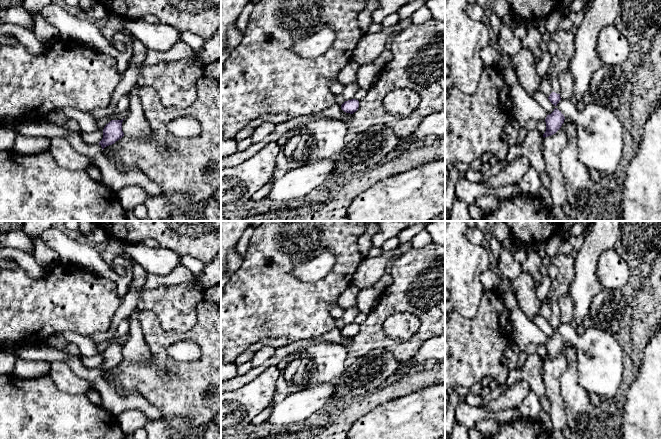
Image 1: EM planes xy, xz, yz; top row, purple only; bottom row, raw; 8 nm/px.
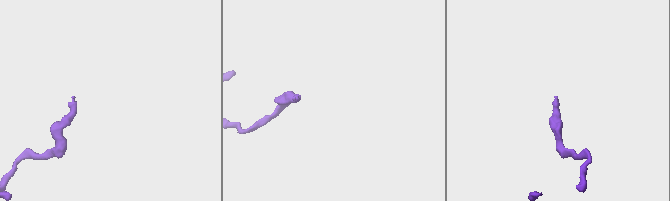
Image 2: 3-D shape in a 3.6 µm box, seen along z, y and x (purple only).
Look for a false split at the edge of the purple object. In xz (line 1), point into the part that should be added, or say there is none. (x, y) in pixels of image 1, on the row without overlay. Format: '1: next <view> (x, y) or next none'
1: next none

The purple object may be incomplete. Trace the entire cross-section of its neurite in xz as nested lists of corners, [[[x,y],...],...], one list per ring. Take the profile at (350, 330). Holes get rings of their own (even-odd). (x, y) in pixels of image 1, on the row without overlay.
[[[351,323],[348,325],[345,325],[342,329],[341,329],[341,333],[346,336],[346,337],[350,337],[353,338],[354,336],[356,336],[359,332],[359,325],[356,323]]]

